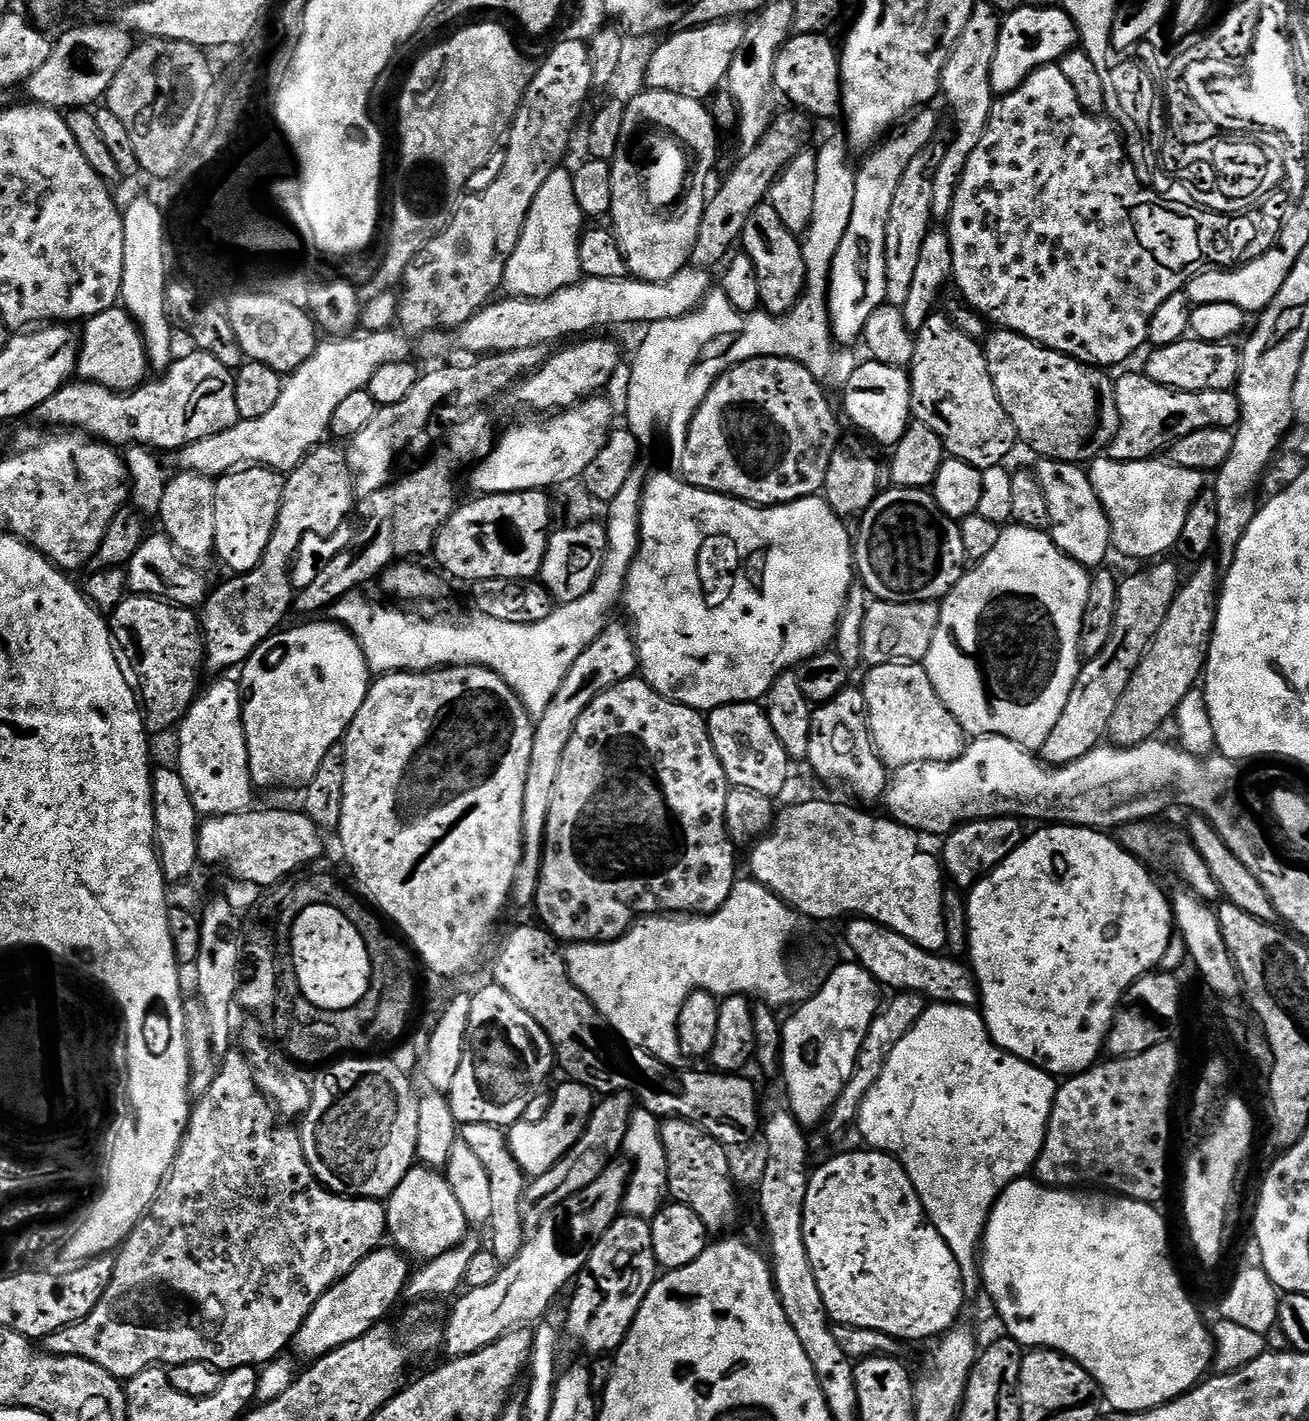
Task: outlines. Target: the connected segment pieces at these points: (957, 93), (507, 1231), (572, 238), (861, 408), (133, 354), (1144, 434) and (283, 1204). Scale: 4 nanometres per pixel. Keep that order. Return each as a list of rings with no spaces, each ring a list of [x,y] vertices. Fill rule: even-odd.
[[[986,2],[977,3],[973,8],[958,42],[953,46],[950,58],[944,67],[944,73],[940,75],[940,87],[942,96],[948,99],[948,104],[952,107],[952,112],[956,115],[956,141],[948,148],[948,153],[939,157],[936,165],[936,172],[932,176],[934,182],[934,202],[932,203],[932,220],[938,222],[947,221],[950,210],[952,209],[952,199],[956,193],[956,188],[960,184],[960,176],[964,173],[966,162],[970,154],[976,149],[976,143],[980,141],[980,136],[984,132],[988,122],[988,115],[992,113],[994,103],[994,93],[990,74],[992,73],[992,63],[994,62],[994,50],[998,50],[998,38],[1000,37],[1001,17],[995,8],[992,8]]]
[[[490,1123],[465,1124],[460,1130],[460,1140],[473,1150],[474,1154],[478,1154],[478,1160],[486,1167],[490,1179],[491,1218],[488,1228],[493,1231],[490,1250],[501,1264],[508,1263],[518,1256],[526,1243],[522,1210],[524,1211],[523,1201],[527,1192],[528,1178],[509,1149],[505,1129]]]
[[[561,166],[544,179],[538,194],[532,200],[524,229],[520,231],[520,241],[504,271],[503,287],[507,295],[525,300],[540,300],[543,296],[553,296],[558,290],[568,288],[581,279],[580,238],[582,213],[574,198],[572,172]]]
[[[871,358],[865,361],[848,376],[848,385],[844,388],[844,412],[858,431],[865,432],[885,450],[891,450],[904,437],[908,425],[914,420],[912,381],[905,369],[886,366]]]
[[[123,307],[107,308],[105,312],[100,312],[96,316],[89,316],[83,328],[80,354],[76,358],[76,372],[81,381],[101,384],[112,392],[126,393],[139,388],[149,379],[150,365],[144,340],[140,337],[140,329],[136,327],[136,321]]]
[[[1139,371],[1115,381],[1116,405],[1120,428],[1106,449],[1109,460],[1150,460],[1160,451],[1171,449],[1186,434],[1207,428],[1235,429],[1240,418],[1239,398],[1235,391],[1206,390],[1205,392],[1180,392],[1167,388]]]
[[[229,1050],[222,1057],[217,1077],[205,1096],[195,1101],[192,1118],[184,1132],[184,1141],[180,1143],[180,1153],[172,1163],[172,1170],[160,1188],[160,1193],[144,1219],[136,1223],[136,1229],[119,1249],[112,1265],[112,1281],[110,1286],[106,1286],[106,1294],[102,1294],[98,1306],[94,1306],[89,1316],[47,1336],[42,1342],[43,1351],[50,1356],[86,1358],[102,1366],[102,1370],[121,1382],[133,1380],[138,1374],[142,1374],[142,1370],[160,1365],[202,1362],[217,1370],[231,1370],[263,1366],[277,1359],[283,1353],[280,1351],[295,1341],[298,1330],[304,1325],[310,1310],[314,1310],[322,1294],[329,1292],[337,1280],[346,1278],[346,1274],[350,1274],[350,1270],[354,1270],[358,1262],[362,1262],[381,1247],[383,1240],[380,1239],[385,1239],[388,1230],[388,1210],[381,1201],[340,1196],[324,1187],[306,1162],[299,1131],[295,1127],[276,1128],[276,1120],[278,1121],[277,1109],[256,1084],[256,1068],[251,1059],[243,1051]]]

